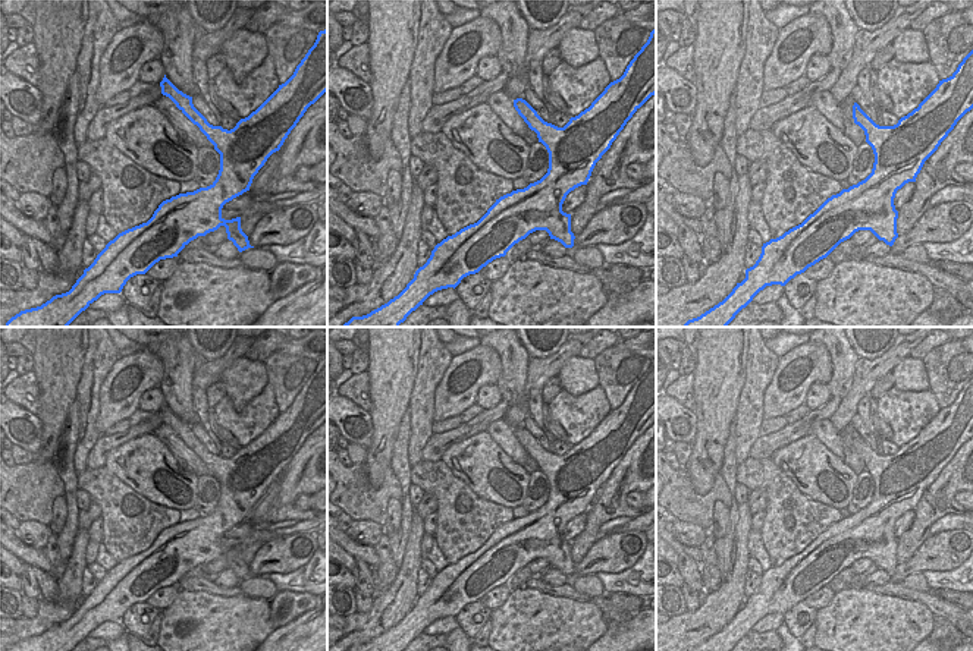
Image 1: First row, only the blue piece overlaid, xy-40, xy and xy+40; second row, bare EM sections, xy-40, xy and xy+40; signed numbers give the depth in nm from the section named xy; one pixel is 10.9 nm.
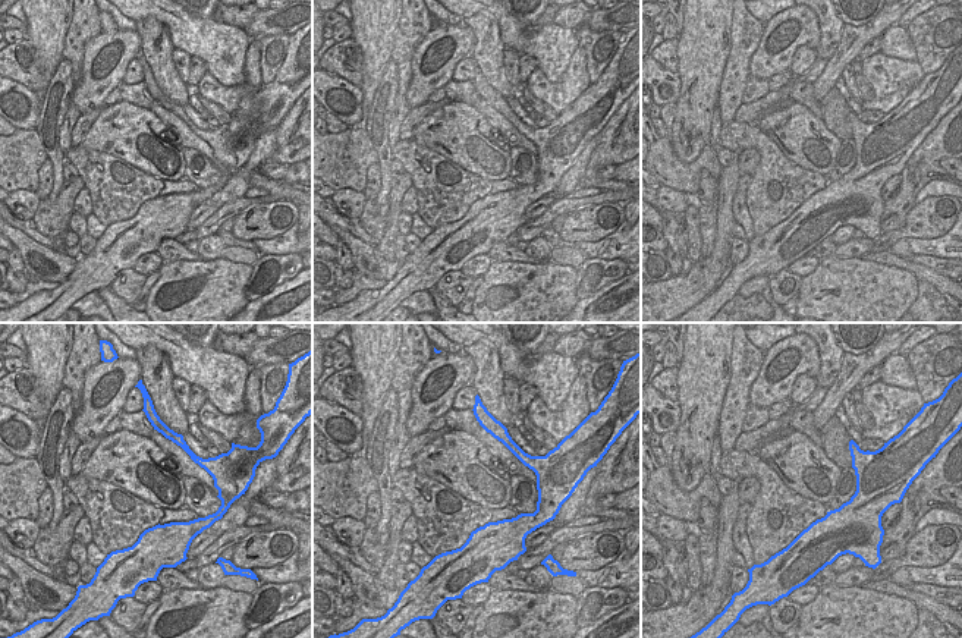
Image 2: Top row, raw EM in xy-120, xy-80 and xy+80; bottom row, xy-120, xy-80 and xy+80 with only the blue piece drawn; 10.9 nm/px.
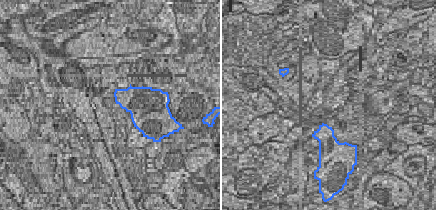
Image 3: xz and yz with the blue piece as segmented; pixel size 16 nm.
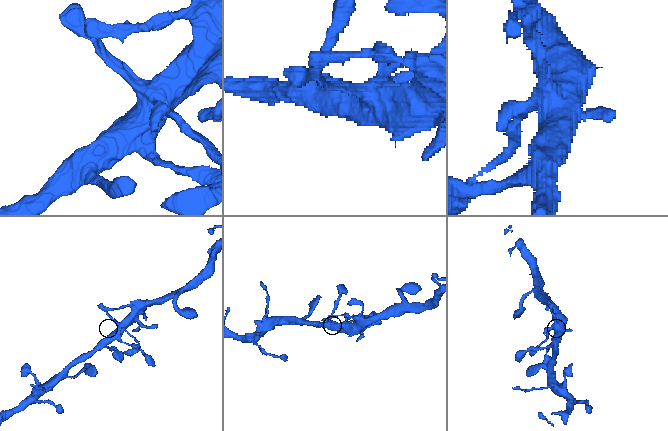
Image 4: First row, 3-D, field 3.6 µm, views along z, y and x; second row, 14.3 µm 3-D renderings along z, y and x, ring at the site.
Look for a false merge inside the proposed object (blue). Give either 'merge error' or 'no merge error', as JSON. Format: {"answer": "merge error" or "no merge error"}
{"answer": "no merge error"}

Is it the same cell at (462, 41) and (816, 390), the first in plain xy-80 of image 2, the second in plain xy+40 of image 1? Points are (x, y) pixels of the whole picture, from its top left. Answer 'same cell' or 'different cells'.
different cells

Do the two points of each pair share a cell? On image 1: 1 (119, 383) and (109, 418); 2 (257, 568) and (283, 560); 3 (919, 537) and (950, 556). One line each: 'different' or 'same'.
1: same
2: same
3: different

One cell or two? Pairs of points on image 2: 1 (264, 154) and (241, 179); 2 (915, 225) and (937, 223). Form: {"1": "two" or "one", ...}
{"1": "one", "2": "one"}

